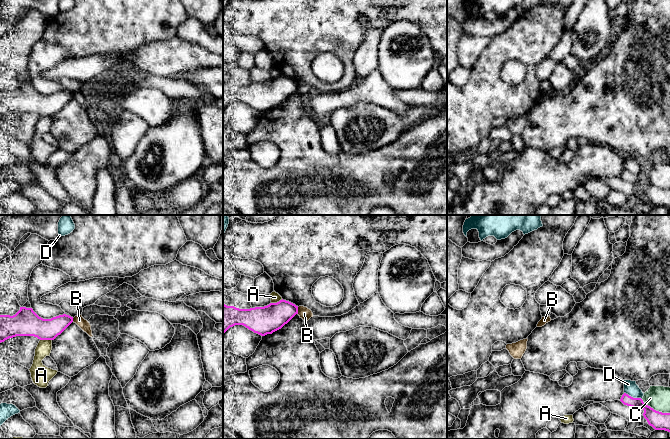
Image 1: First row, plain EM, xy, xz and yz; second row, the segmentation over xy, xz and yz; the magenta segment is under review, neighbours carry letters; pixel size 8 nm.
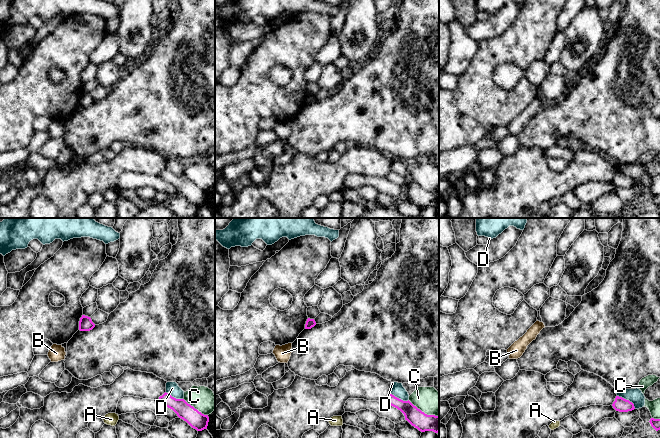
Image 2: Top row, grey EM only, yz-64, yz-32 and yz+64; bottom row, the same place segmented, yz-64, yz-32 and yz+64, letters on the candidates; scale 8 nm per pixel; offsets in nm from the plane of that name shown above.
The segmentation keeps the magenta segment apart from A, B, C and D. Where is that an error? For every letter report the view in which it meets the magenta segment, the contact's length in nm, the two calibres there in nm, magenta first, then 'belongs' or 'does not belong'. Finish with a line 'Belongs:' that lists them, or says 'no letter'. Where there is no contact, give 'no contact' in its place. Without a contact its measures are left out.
A: xy | 100 nm | 220/120 nm | does not belong
B: xz | 60 nm | 220/90 nm | does not belong
C: yz | 260 nm | 140/190 nm | does not belong
D: yz | 160 nm | 130/110 nm | does not belong
Belongs: no letter

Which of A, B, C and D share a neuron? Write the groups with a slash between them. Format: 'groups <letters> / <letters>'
groups A B / C / D

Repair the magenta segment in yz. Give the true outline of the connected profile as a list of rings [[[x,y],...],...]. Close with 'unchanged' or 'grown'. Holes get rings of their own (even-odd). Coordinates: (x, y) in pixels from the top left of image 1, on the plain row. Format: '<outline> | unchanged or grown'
[[[624,169],[620,177],[627,182],[637,186],[643,185],[643,192],[648,200],[655,206],[665,206],[670,208],[670,189],[662,189],[646,181],[641,174],[633,174]]] | unchanged

